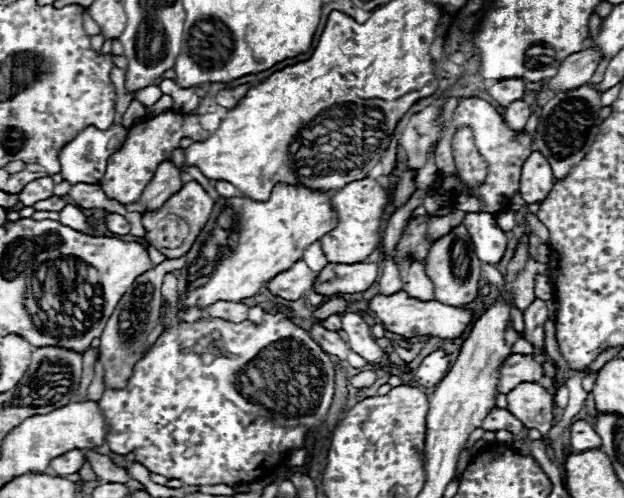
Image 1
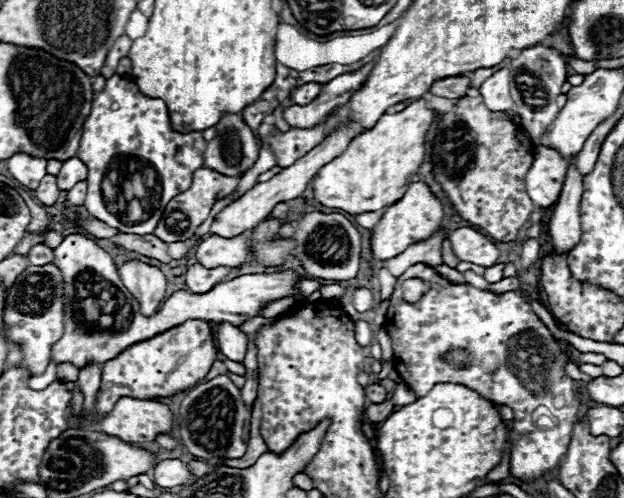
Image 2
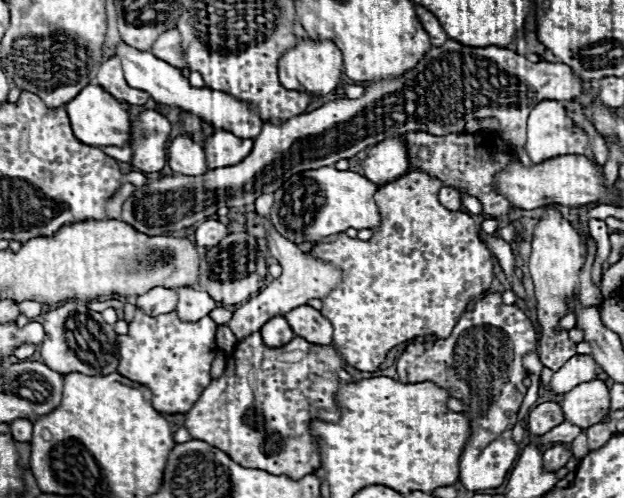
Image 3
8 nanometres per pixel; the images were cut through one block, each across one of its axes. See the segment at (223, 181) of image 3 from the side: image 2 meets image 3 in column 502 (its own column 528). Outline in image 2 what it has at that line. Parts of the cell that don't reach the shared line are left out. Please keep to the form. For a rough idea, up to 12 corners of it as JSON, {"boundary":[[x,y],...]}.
{"boundary":[[544,46],[510,62],[514,110],[534,146],[558,114],[566,58]]}

